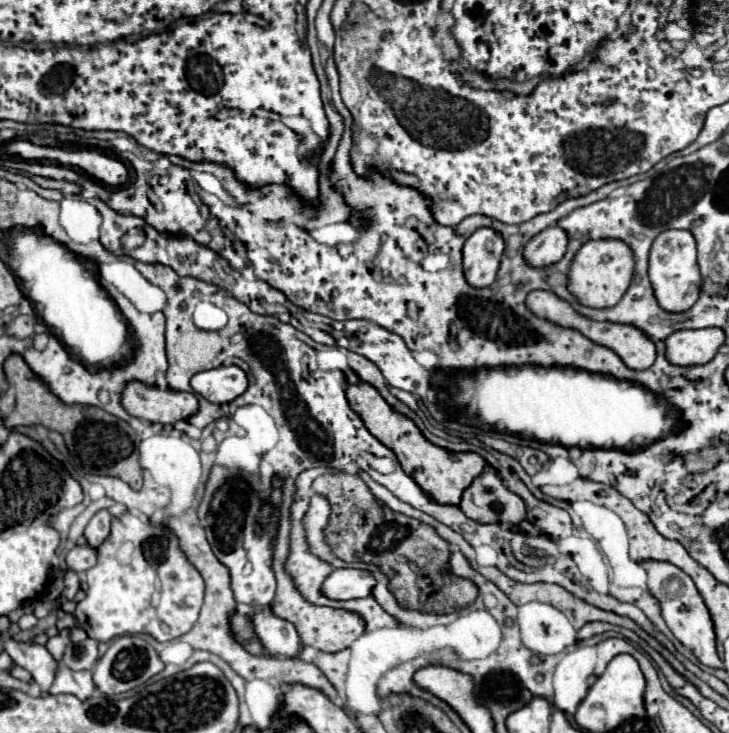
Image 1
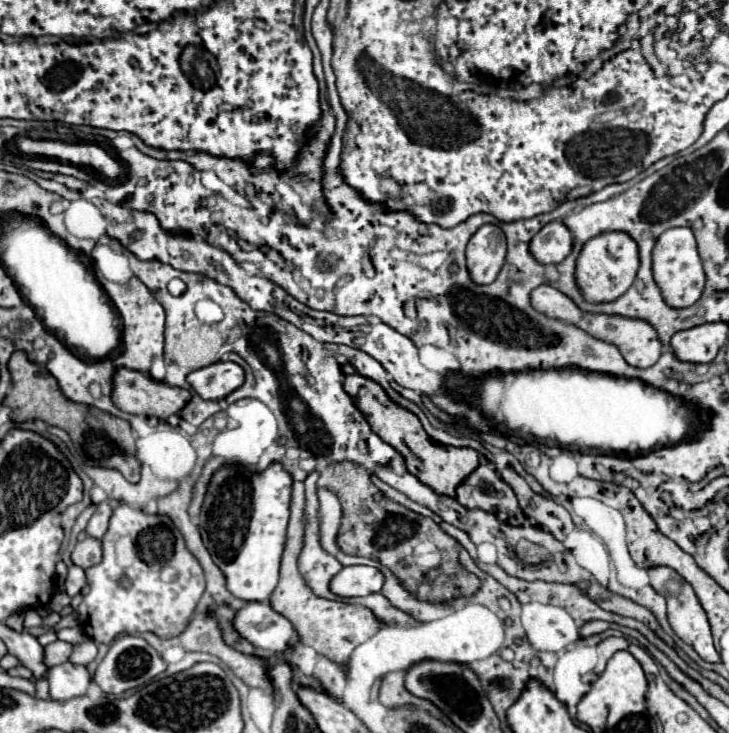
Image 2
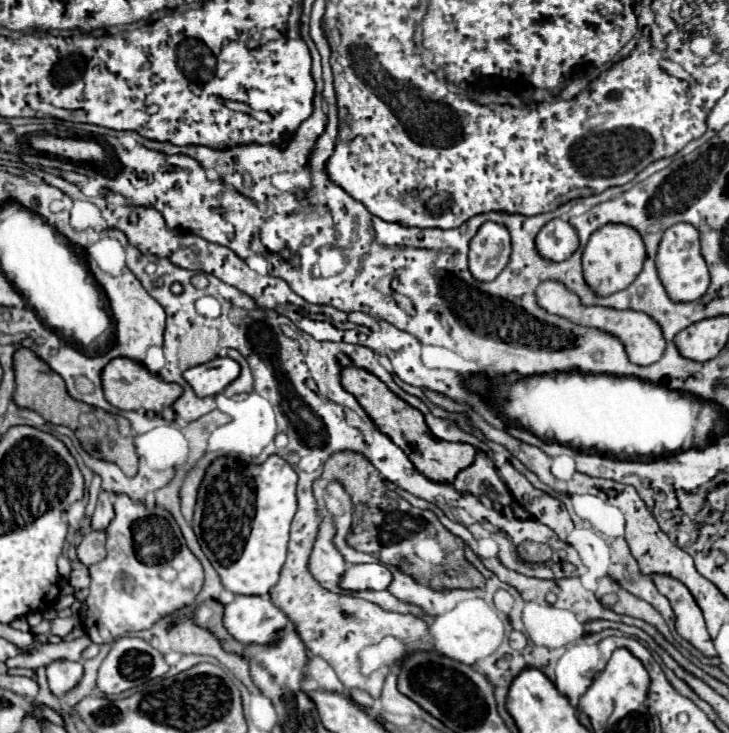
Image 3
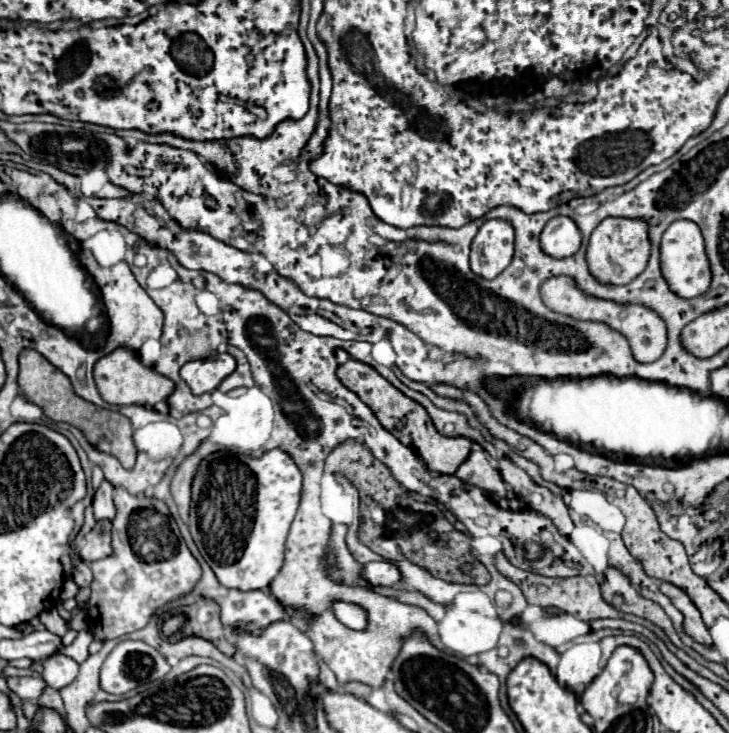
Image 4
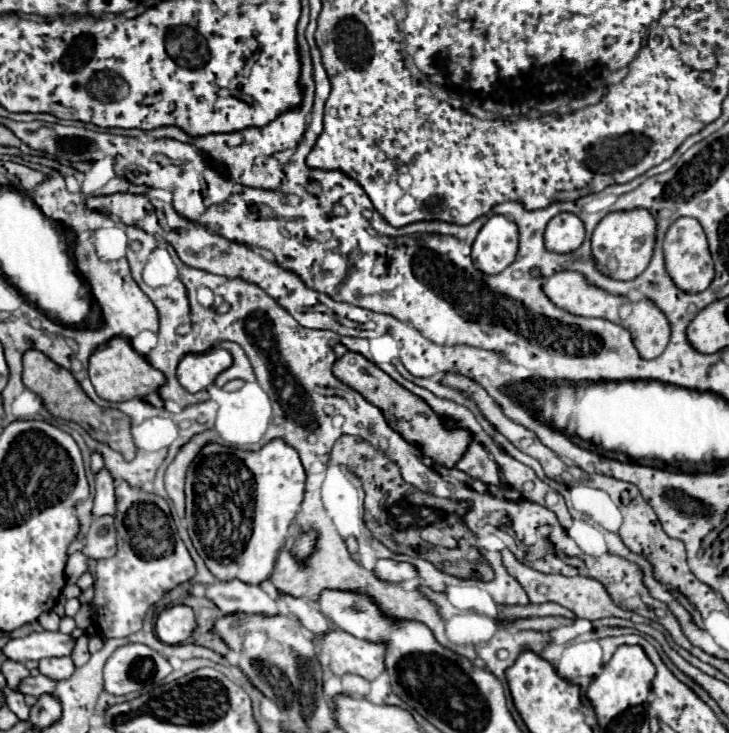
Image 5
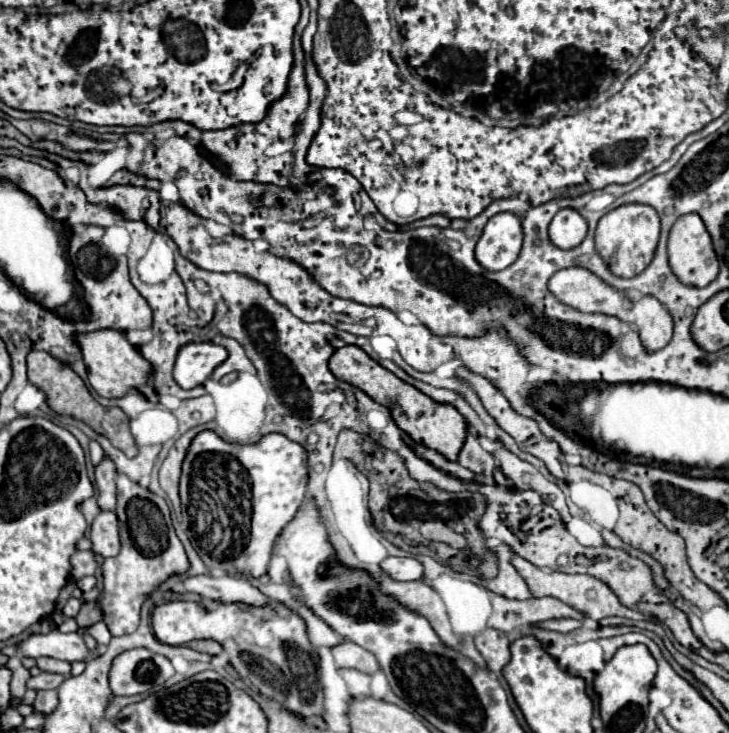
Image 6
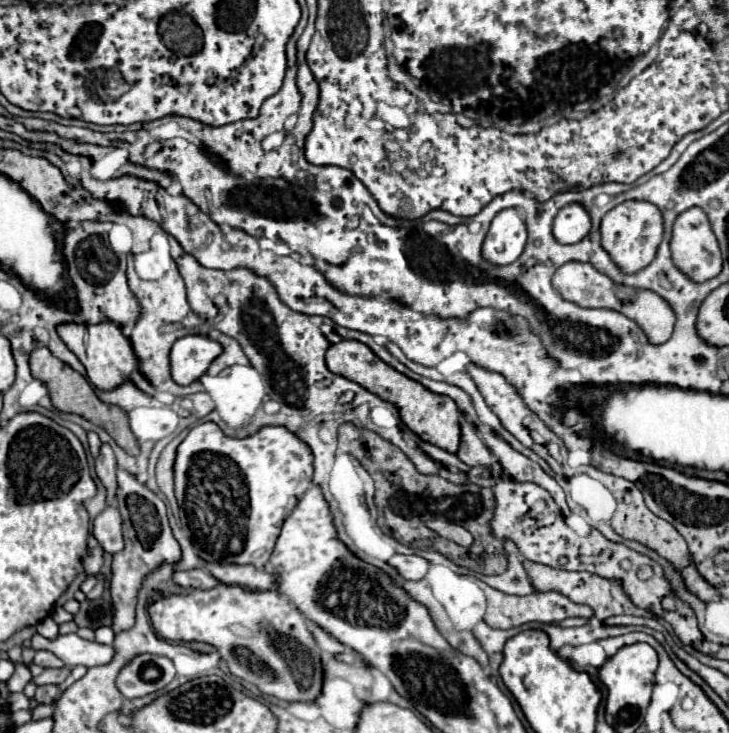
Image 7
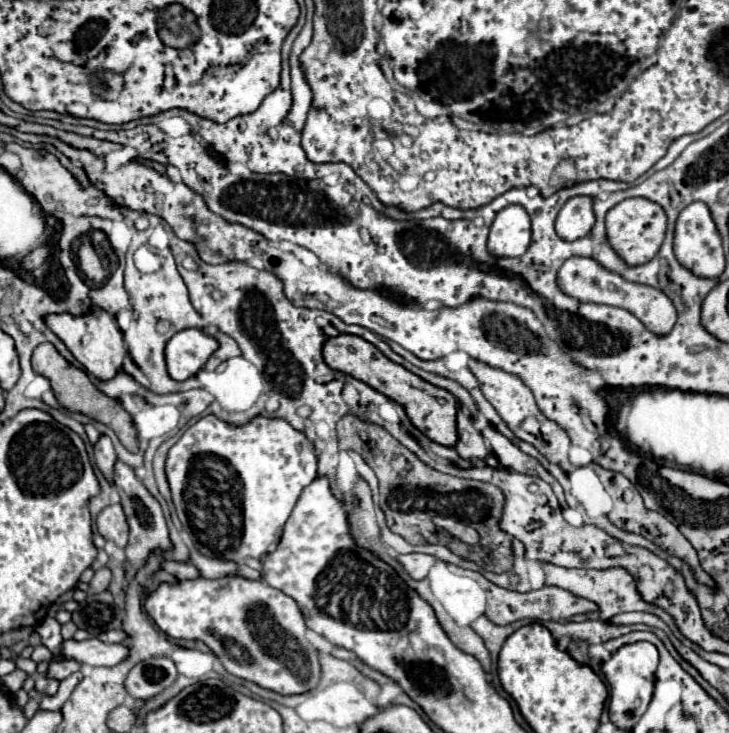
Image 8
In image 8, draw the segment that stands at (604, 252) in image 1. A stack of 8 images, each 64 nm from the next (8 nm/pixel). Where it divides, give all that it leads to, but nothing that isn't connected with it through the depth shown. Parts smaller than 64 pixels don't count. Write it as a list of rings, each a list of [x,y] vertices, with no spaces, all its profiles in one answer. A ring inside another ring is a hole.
[[[628,198],[616,204],[608,214],[606,214],[606,232],[610,244],[616,248],[616,252],[630,264],[646,264],[656,256],[660,250],[660,244],[664,242],[666,234],[666,212],[660,208],[660,204],[648,200],[648,198]]]

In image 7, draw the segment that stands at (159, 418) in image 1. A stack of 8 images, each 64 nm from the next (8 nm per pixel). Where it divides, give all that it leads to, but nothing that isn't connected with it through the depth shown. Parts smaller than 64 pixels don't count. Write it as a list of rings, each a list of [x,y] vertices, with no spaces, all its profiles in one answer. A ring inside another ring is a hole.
[[[110,320],[100,324],[58,324],[56,332],[62,342],[76,354],[76,358],[86,366],[88,380],[100,390],[112,390],[124,380],[130,380],[132,370],[138,368],[138,360],[130,342],[122,334],[120,326]]]

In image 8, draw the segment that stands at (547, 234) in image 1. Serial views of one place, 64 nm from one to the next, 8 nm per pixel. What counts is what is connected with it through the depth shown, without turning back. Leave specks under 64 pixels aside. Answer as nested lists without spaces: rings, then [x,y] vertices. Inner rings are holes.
[[[590,196],[570,198],[556,218],[556,232],[562,240],[578,240],[586,236],[594,226],[594,208]]]

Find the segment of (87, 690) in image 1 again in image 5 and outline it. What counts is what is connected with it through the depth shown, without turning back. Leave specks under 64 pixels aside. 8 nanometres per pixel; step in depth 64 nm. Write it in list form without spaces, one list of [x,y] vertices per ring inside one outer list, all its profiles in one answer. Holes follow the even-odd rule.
[[[44,658],[38,662],[40,674],[54,678],[54,680],[64,680],[74,674],[74,662],[72,658]]]

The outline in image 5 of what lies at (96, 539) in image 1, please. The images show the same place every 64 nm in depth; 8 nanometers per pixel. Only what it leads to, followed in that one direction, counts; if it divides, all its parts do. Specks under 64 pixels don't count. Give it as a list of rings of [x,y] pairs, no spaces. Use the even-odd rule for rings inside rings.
[[[102,468],[96,474],[96,496],[94,496],[94,516],[106,516],[116,512],[116,498],[114,498],[114,478],[112,474]]]

